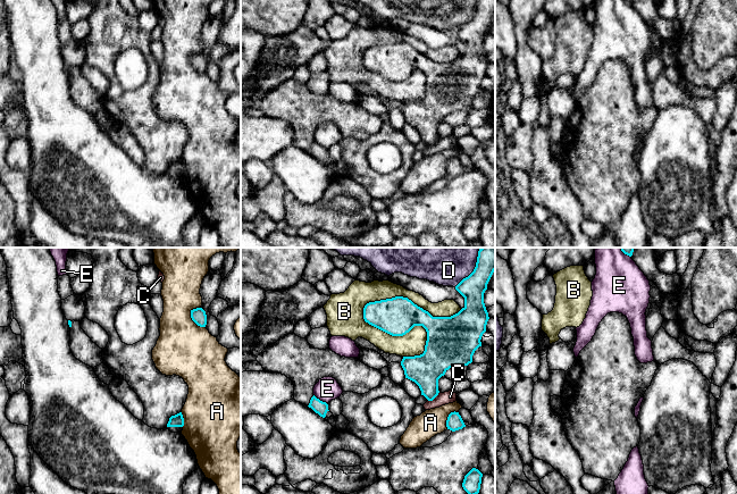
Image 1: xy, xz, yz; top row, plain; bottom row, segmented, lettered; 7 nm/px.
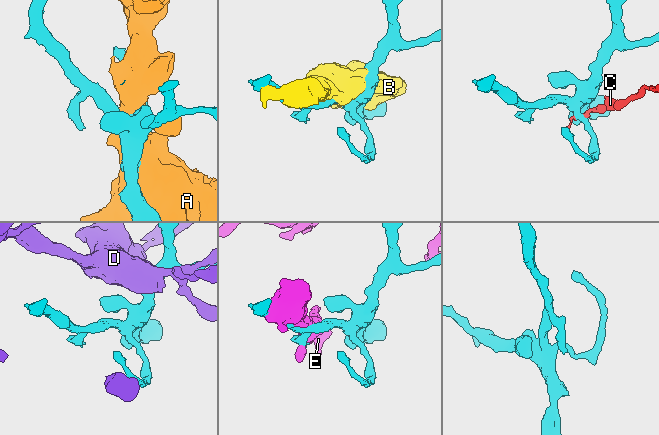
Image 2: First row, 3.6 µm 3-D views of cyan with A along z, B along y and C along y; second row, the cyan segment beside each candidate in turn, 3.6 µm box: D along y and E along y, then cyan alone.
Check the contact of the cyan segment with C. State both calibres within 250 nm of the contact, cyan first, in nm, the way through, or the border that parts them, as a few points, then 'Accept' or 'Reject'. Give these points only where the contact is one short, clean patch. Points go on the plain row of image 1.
Thickness 220 nm (cyan) against 90 nm. Boundary: xz (440, 137), (428, 147). Reject

